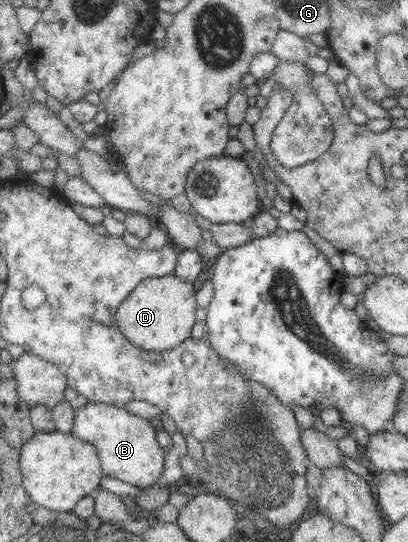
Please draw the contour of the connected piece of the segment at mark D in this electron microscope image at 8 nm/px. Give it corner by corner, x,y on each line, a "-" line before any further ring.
174,274
141,280
117,310
117,326
134,346
146,351
174,350
191,338
196,323
196,293
191,282

